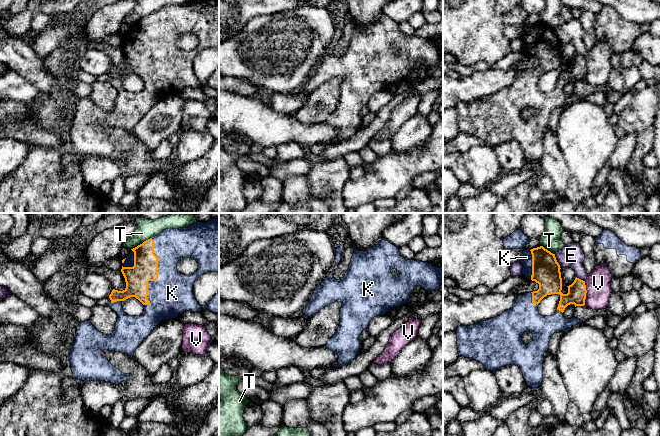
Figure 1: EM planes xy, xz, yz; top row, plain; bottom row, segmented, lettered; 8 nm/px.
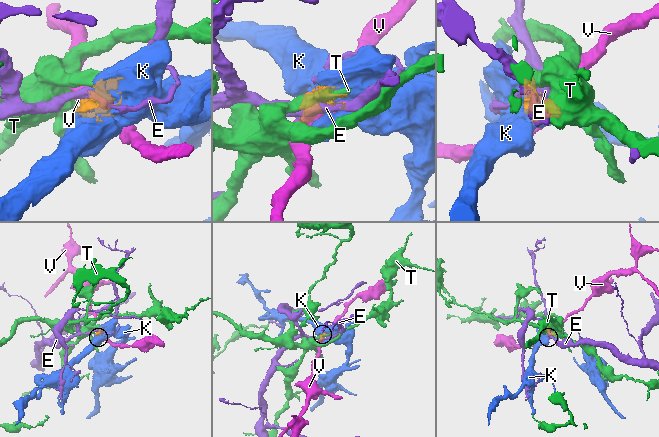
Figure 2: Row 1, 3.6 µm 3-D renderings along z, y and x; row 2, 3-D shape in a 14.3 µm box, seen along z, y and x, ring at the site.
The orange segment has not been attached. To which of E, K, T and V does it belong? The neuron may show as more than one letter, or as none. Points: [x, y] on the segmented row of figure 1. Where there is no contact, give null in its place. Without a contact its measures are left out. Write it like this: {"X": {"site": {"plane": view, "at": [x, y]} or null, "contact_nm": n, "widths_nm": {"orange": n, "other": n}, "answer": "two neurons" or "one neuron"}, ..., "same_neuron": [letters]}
{"E": {"site": {"plane": "yz", "at": [556, 261]}, "contact_nm": 130, "widths_nm": {"orange": 220, "other": 190}, "answer": "two neurons"}, "K": {"site": {"plane": "xy", "at": [157, 276]}, "contact_nm": 550, "widths_nm": {"orange": 200, "other": 320}, "answer": "one neuron"}, "T": {"site": {"plane": "xy", "at": [142, 243]}, "contact_nm": 190, "widths_nm": {"orange": 200, "other": 160}, "answer": "two neurons"}, "V": {"site": {"plane": "yz", "at": [586, 292]}, "contact_nm": 190, "widths_nm": {"orange": 150, "other": 200}, "answer": "two neurons"}, "same_neuron": ["K"]}

